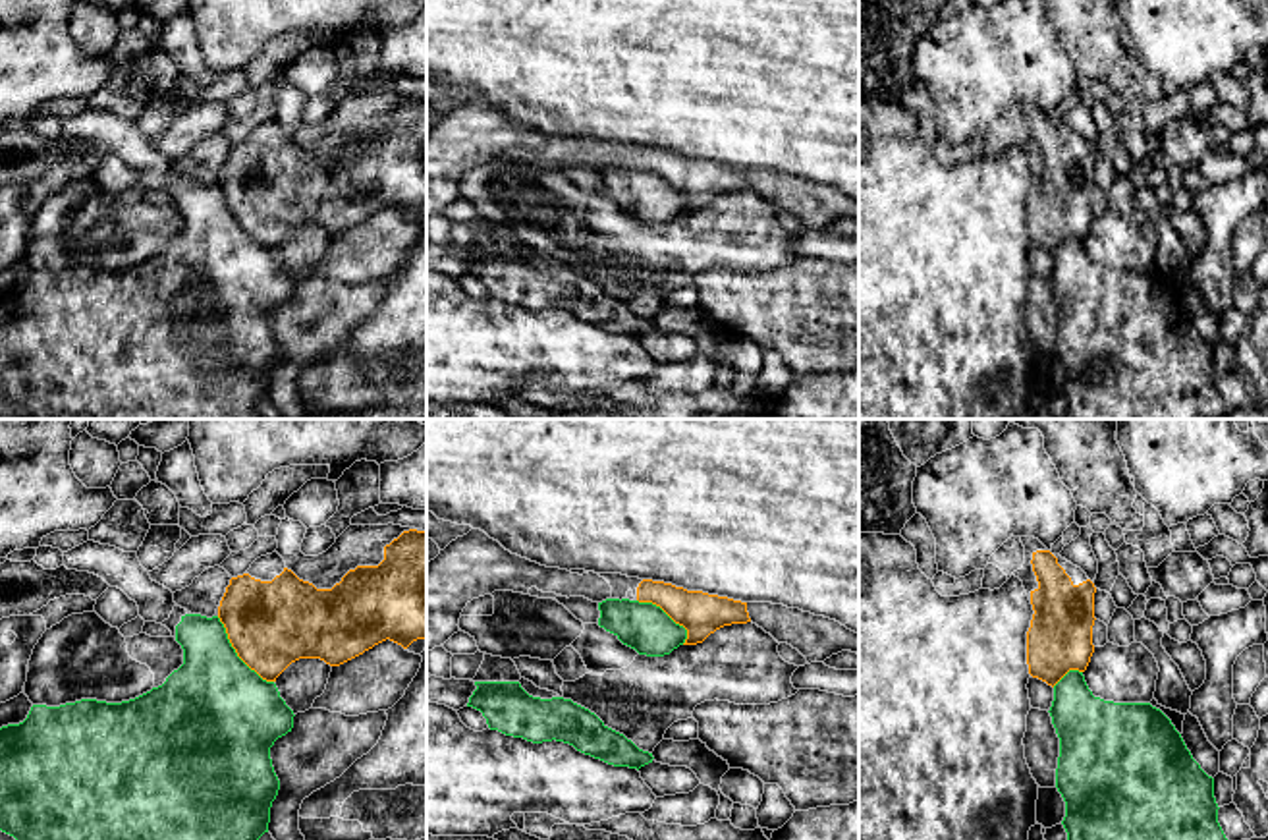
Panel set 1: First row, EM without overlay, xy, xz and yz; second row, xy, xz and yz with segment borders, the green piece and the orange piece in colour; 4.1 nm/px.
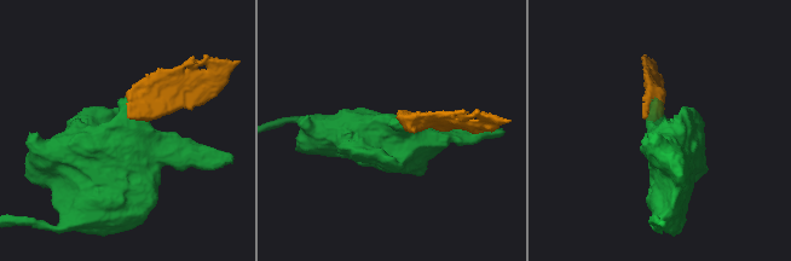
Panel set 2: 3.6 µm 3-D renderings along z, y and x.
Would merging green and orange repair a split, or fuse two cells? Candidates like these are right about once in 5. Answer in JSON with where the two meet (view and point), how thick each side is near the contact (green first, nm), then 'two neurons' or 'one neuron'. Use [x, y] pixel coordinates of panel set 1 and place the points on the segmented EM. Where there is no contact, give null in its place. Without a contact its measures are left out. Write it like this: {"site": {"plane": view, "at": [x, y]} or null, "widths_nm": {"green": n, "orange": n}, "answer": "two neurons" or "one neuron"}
{"site": {"plane": "xy", "at": [236, 653]}, "widths_nm": {"green": 460, "orange": 360}, "answer": "two neurons"}

